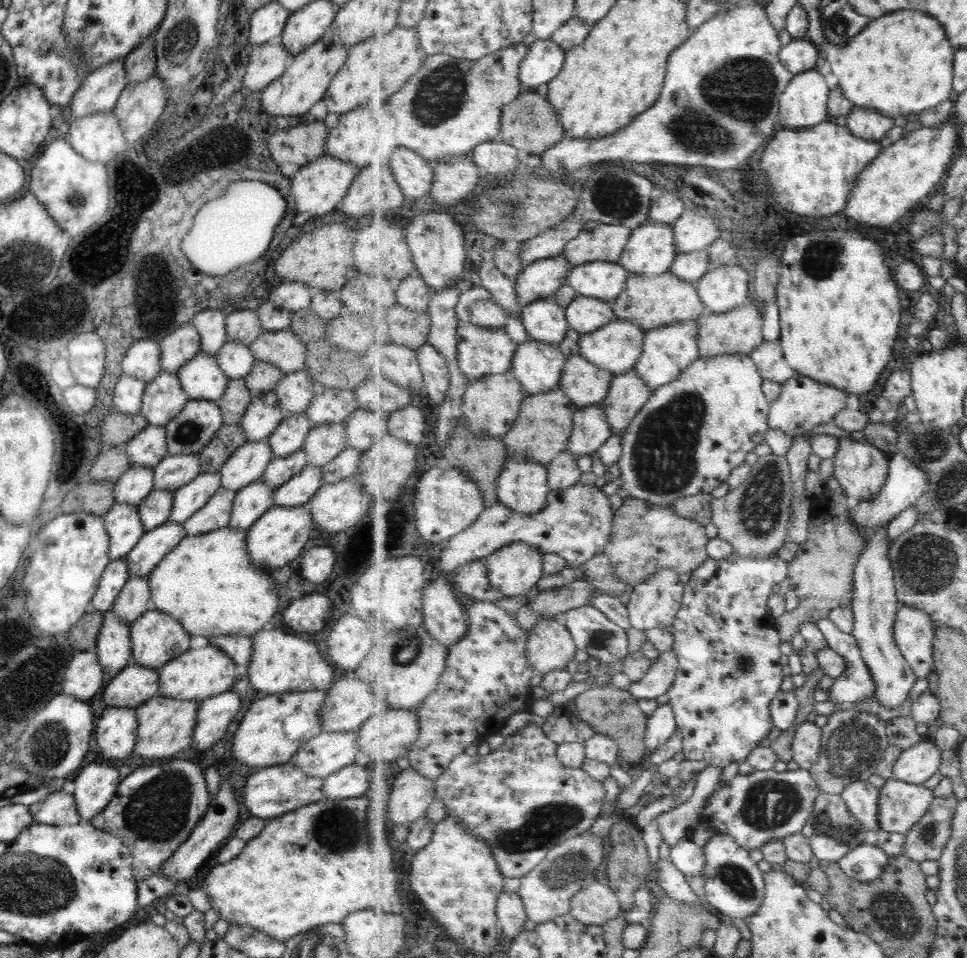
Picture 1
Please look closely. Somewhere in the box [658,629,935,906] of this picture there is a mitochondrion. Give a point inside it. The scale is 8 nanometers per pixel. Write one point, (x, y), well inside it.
(853, 746)

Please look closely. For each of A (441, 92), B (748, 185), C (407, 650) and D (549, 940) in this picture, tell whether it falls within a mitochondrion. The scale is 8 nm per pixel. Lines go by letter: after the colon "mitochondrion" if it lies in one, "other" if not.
A: mitochondrion
B: other
C: mitochondrion
D: other

